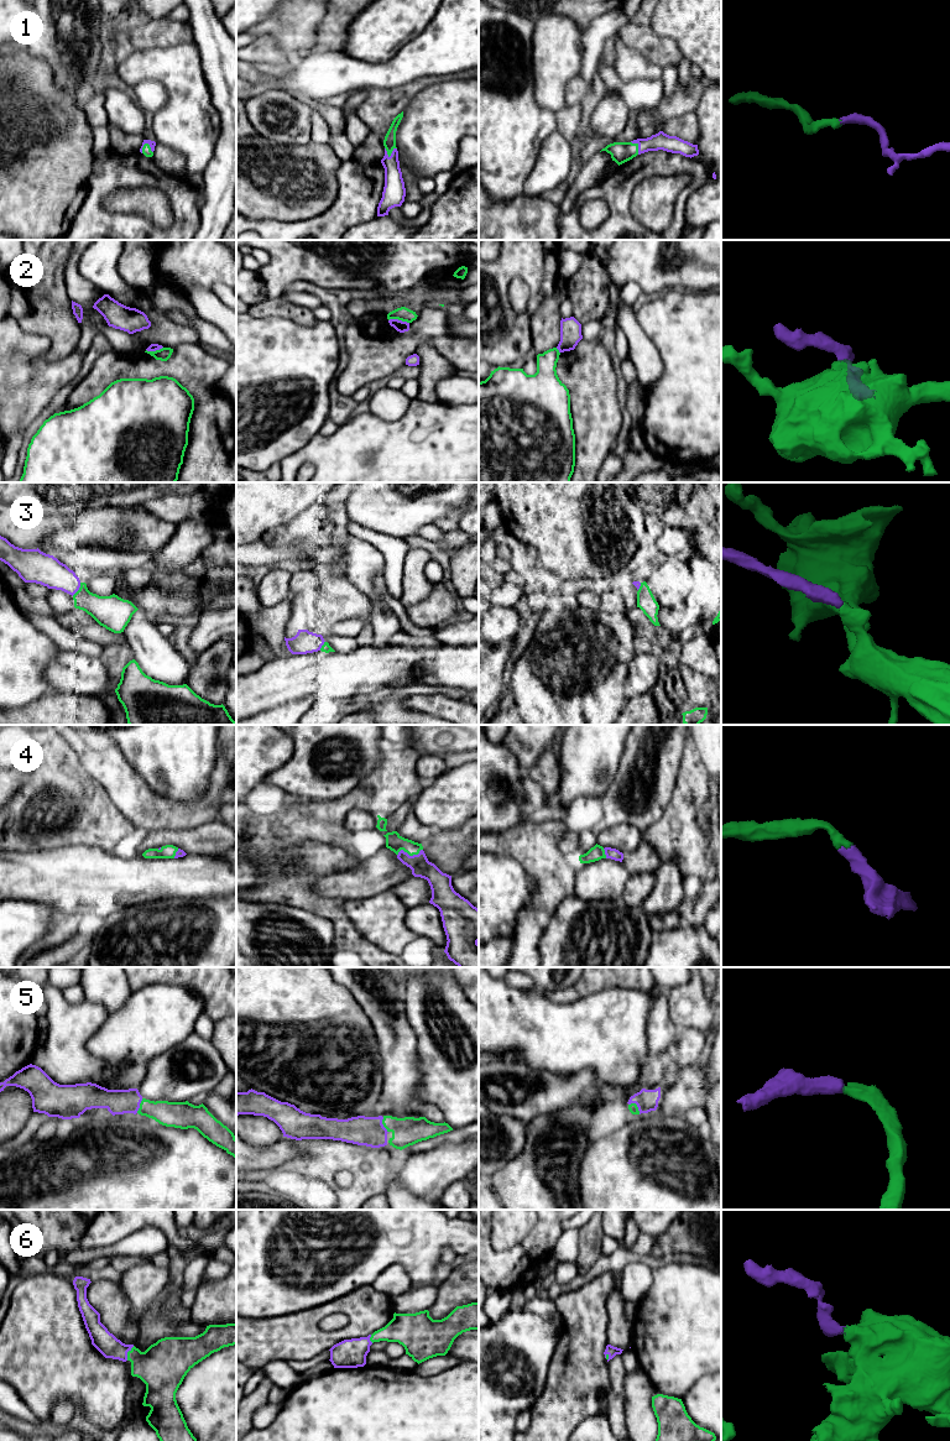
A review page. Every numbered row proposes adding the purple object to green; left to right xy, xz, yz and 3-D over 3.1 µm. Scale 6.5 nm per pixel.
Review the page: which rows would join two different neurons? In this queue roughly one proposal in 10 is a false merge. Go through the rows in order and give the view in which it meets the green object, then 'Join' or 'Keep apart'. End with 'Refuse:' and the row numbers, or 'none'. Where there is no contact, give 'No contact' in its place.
1: Touches green in xy. Join
2: Touches green in xz. Keep apart
3: Touches green in xy. Join
4: Touches green in xz. Join
5: Touches green in yz. Join
6: Touches green in xy. Join
Refuse: 2

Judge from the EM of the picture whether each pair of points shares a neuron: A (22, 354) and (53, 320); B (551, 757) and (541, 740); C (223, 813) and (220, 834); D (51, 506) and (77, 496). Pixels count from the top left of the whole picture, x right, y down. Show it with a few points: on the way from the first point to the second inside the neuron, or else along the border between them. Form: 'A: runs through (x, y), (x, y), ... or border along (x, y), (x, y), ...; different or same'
A: border along (16, 320), (58, 358); different
B: border along (553, 748), (547, 748), (538, 761), (528, 768); different
C: border along (214, 815), (223, 823); different
D: runs through (57, 500), (61, 496), (71, 496); same

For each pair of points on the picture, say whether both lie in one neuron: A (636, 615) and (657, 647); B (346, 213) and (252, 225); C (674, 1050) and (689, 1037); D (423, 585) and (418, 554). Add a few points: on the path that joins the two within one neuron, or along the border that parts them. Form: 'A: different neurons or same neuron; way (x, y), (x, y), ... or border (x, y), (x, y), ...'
A: same neuron; way (640, 622), (657, 640)
B: same neuron; way (323, 226), (276, 226)
C: same neuron; way (678, 1048), (685, 1040)
D: same neuron; way (418, 578), (418, 562)

